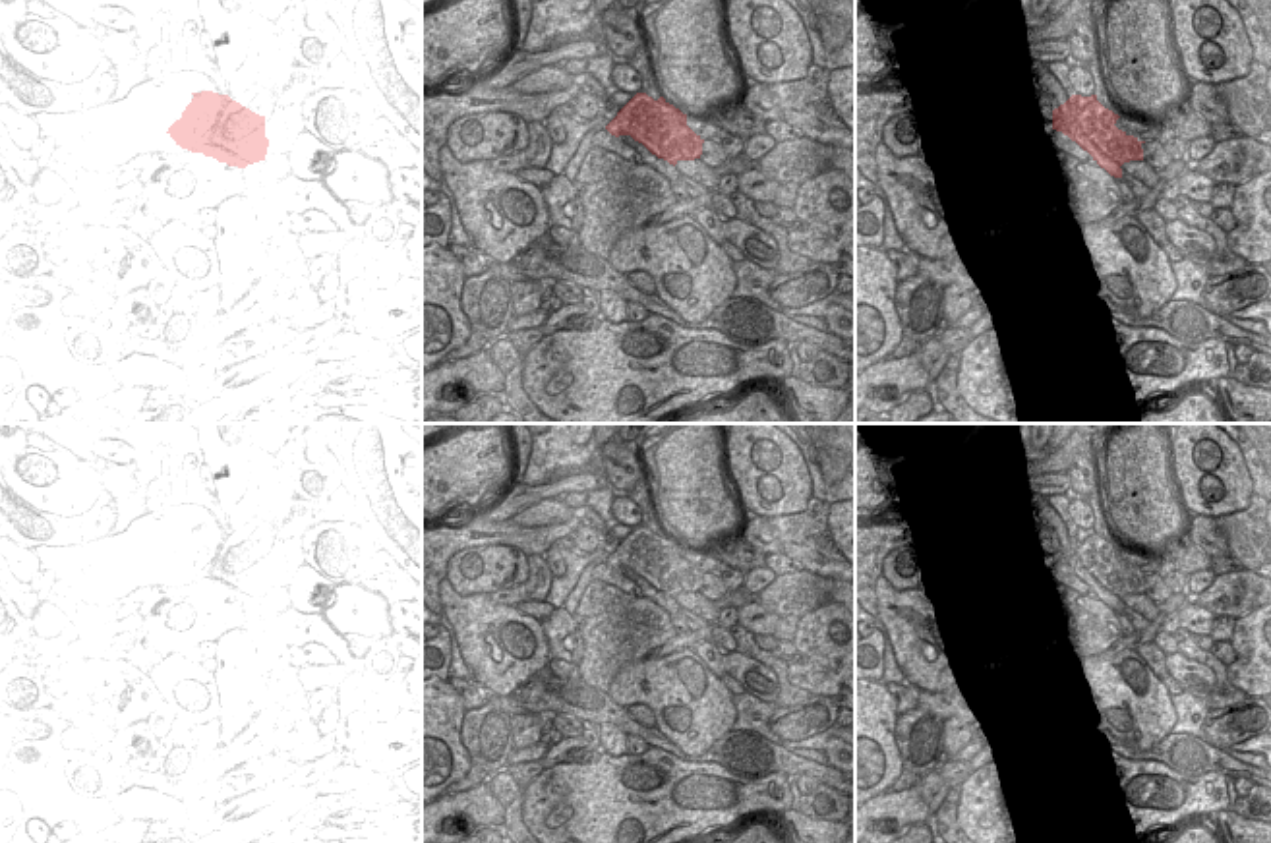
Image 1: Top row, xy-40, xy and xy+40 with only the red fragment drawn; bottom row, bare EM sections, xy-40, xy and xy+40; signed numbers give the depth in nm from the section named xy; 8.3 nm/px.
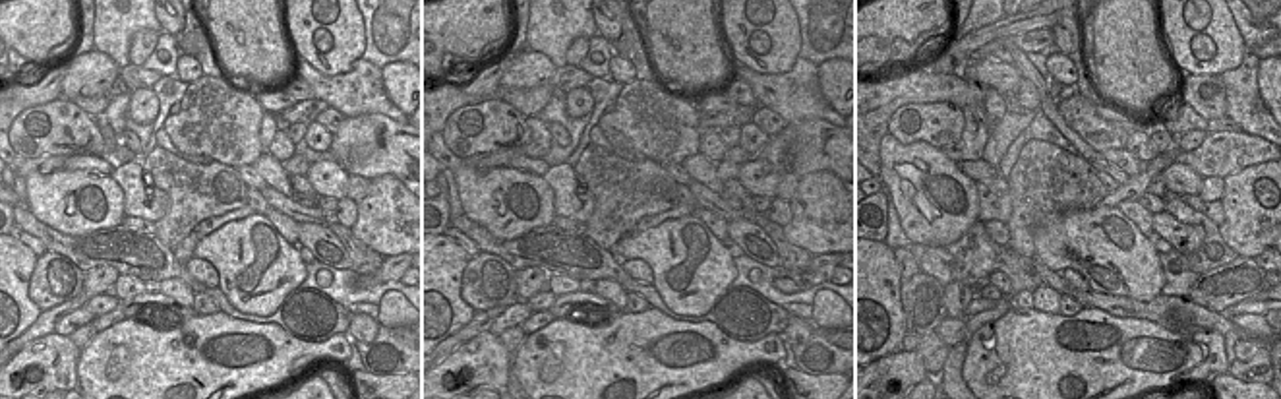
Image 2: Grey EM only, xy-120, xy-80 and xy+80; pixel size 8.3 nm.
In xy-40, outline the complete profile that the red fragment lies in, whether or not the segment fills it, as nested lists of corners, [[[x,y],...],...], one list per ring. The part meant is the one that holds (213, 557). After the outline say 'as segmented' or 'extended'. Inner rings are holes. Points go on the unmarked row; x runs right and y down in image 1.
[[[213,524],[192,528],[182,551],[166,565],[176,578],[238,601],[265,594],[269,580],[265,549],[251,545],[228,528]]]; as segmented

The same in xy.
[[[636,526],[606,563],[615,570],[631,568],[673,599],[679,594],[695,594],[702,588],[704,572],[687,559],[687,547],[664,530],[654,534],[646,526]]]; as segmented

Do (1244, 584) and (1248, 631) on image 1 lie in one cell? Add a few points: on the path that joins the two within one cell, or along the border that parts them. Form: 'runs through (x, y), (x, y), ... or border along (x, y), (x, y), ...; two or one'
border along (1250, 610), (1235, 619); two

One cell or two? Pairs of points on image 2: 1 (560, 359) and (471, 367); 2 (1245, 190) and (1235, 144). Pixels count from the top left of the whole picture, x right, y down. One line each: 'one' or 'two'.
1: two
2: two

